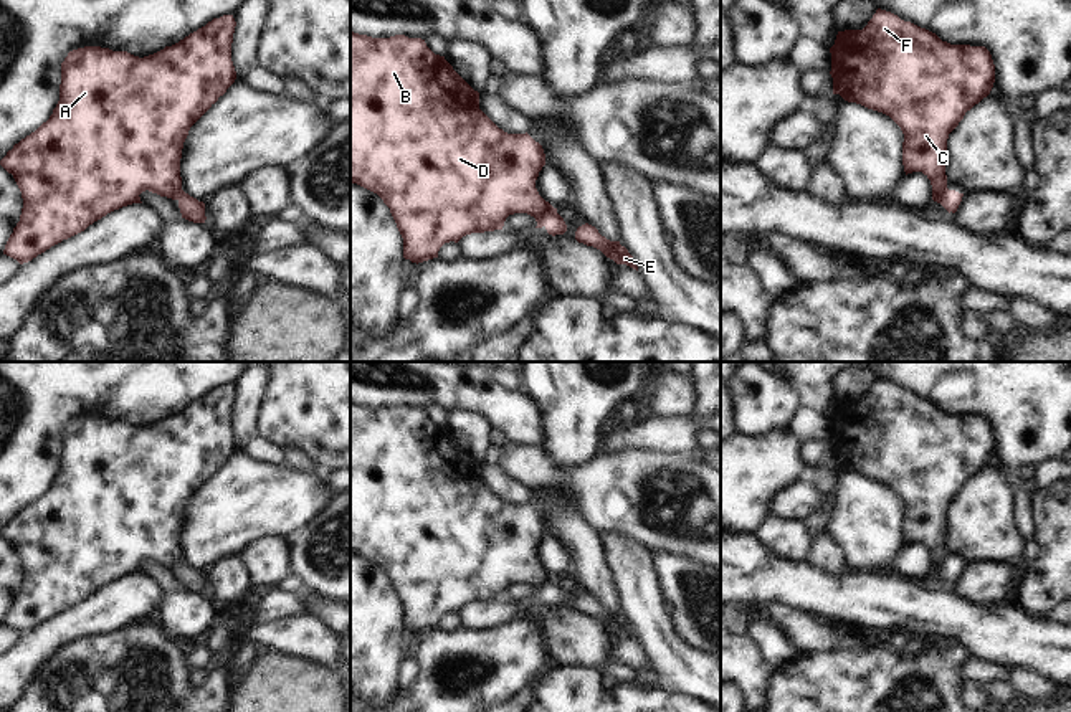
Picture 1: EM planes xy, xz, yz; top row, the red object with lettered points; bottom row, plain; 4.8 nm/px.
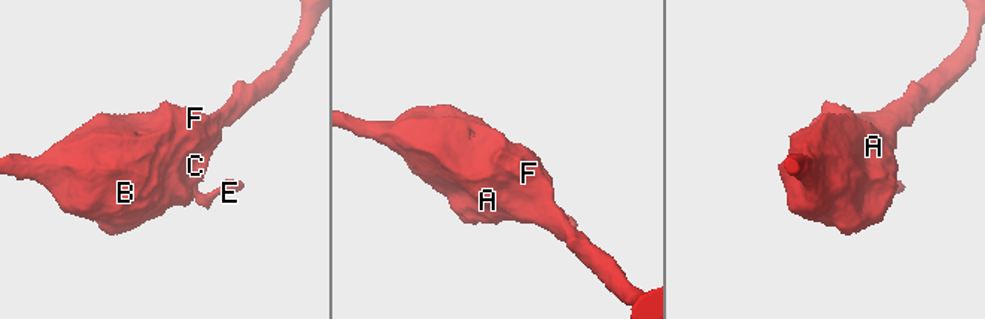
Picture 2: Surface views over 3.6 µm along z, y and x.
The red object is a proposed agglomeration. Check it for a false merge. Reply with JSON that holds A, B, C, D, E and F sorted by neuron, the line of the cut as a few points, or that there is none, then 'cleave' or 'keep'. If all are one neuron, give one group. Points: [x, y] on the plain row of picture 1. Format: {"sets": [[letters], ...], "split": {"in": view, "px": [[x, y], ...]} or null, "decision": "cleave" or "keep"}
{"sets": [["A", "B", "C", "D", "F"], ["E"]], "split": {"in": "xz", "px": [[554, 579], [544, 595]]}, "decision": "cleave"}

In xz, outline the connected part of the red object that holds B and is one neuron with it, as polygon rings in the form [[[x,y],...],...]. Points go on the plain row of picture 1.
[[[350,401],[350,552],[377,563],[390,578],[403,608],[403,628],[423,633],[438,628],[445,613],[458,613],[471,603],[502,600],[509,585],[527,583],[545,596],[554,577],[545,572],[536,550],[545,535],[539,512],[526,504],[507,504],[481,479],[474,461],[421,408],[395,405],[372,408]]]

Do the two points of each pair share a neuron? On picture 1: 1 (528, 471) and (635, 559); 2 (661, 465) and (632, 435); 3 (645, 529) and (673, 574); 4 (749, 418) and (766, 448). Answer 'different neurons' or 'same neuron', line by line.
1: different neurons
2: different neurons
3: different neurons
4: different neurons

